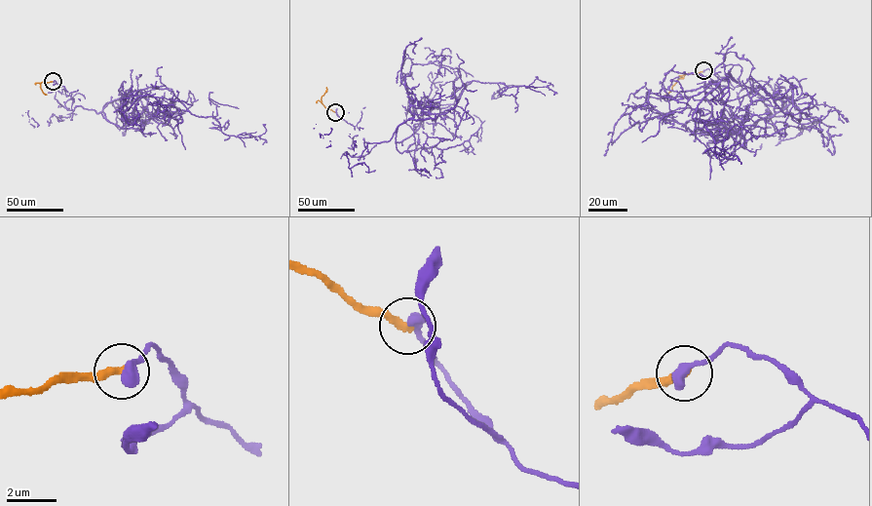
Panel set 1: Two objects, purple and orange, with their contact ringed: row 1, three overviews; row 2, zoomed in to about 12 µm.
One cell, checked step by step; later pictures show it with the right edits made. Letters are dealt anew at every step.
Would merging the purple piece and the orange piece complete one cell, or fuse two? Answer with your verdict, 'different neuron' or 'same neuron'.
different neuron

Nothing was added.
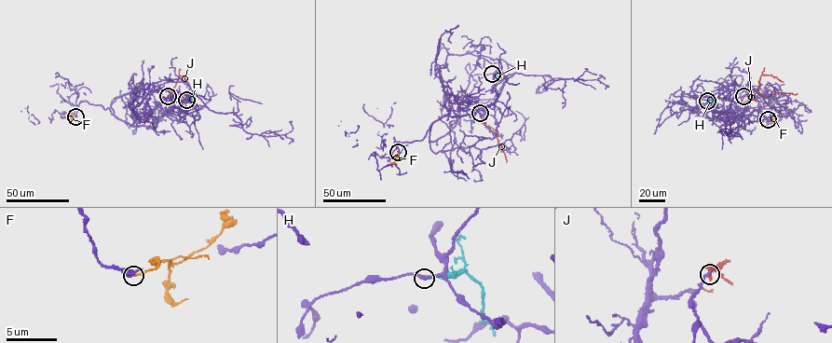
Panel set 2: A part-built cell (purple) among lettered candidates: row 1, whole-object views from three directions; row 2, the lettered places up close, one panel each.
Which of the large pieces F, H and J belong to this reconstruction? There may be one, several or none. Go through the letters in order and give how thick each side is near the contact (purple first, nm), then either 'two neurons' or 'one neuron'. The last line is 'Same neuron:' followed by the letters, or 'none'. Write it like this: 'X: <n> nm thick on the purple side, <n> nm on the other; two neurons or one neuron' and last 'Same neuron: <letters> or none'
F: 650 nm thick on the purple side, 190 nm on the other; two neurons
H: 240 nm thick on the purple side, 220 nm on the other; two neurons
J: 180 nm thick on the purple side, 280 nm on the other; two neurons
Same neuron: none

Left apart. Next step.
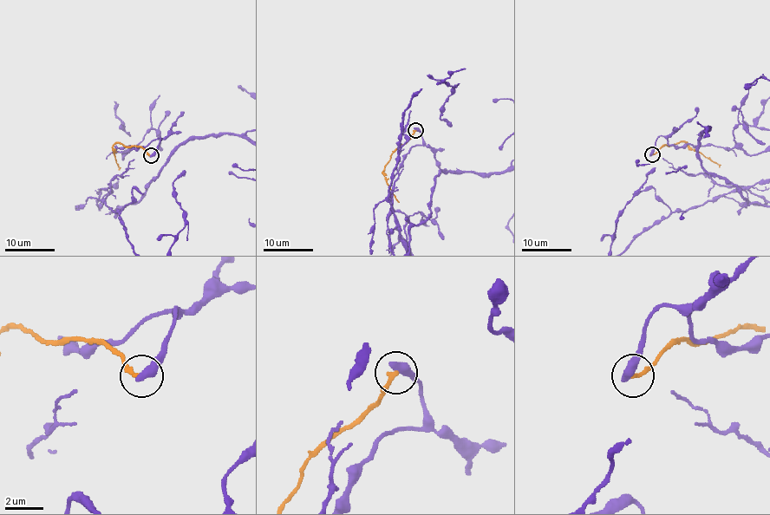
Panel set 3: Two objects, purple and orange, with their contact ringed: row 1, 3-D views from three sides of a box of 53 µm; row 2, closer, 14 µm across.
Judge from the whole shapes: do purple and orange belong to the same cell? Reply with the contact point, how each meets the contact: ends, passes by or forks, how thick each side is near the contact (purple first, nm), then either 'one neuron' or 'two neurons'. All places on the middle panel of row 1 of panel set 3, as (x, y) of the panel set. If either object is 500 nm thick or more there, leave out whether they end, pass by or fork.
(415, 130) | 550/220 nm | two neurons

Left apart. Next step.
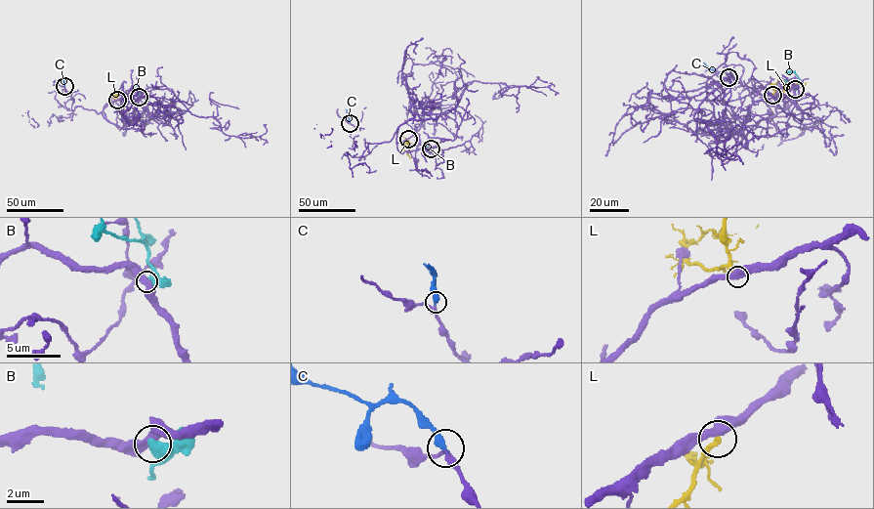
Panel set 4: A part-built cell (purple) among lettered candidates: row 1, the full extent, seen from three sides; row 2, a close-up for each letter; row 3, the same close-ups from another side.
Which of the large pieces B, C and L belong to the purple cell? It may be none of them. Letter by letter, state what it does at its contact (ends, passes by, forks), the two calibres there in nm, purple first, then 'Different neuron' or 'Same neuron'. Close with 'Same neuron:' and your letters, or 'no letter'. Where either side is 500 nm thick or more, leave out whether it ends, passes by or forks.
B: Thickness 440 nm (purple) against 700 nm. Different neuron
C: It ends there. Thickness 240 nm (purple) against 360 nm. Same neuron
L: It ends there. Thickness 480 nm (purple) against 280 nm. Different neuron
Same neuron: C

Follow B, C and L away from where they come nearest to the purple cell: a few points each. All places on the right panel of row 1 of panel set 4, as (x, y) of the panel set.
B: (795, 89), (799, 77), (791, 71), (785, 72)
C: (728, 77), (703, 63)
L: (772, 95), (806, 82)

